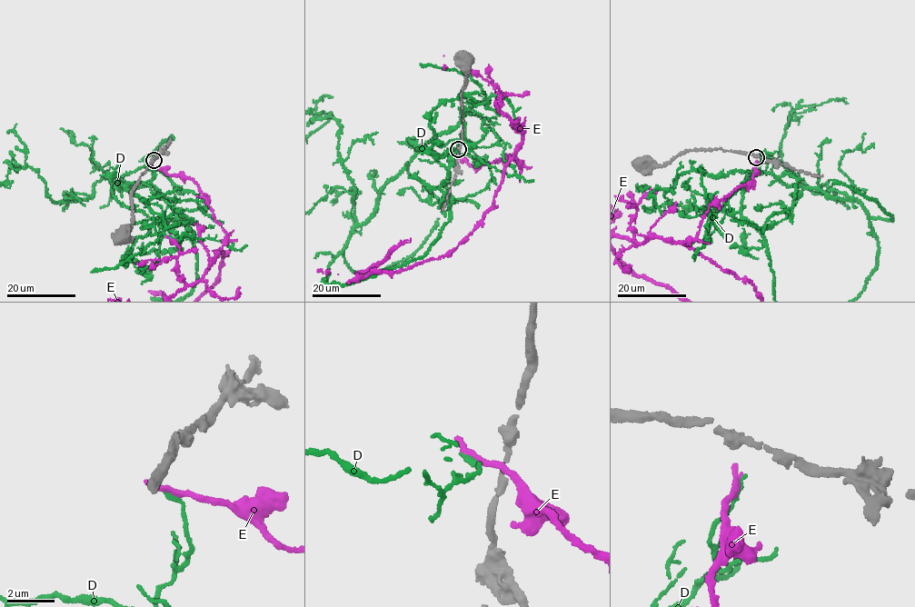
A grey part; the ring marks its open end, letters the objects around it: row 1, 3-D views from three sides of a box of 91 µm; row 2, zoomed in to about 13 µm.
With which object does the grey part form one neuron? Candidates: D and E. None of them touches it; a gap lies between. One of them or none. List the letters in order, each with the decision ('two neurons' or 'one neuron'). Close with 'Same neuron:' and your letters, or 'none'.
D: one neuron
E: two neurons
Same neuron: D

